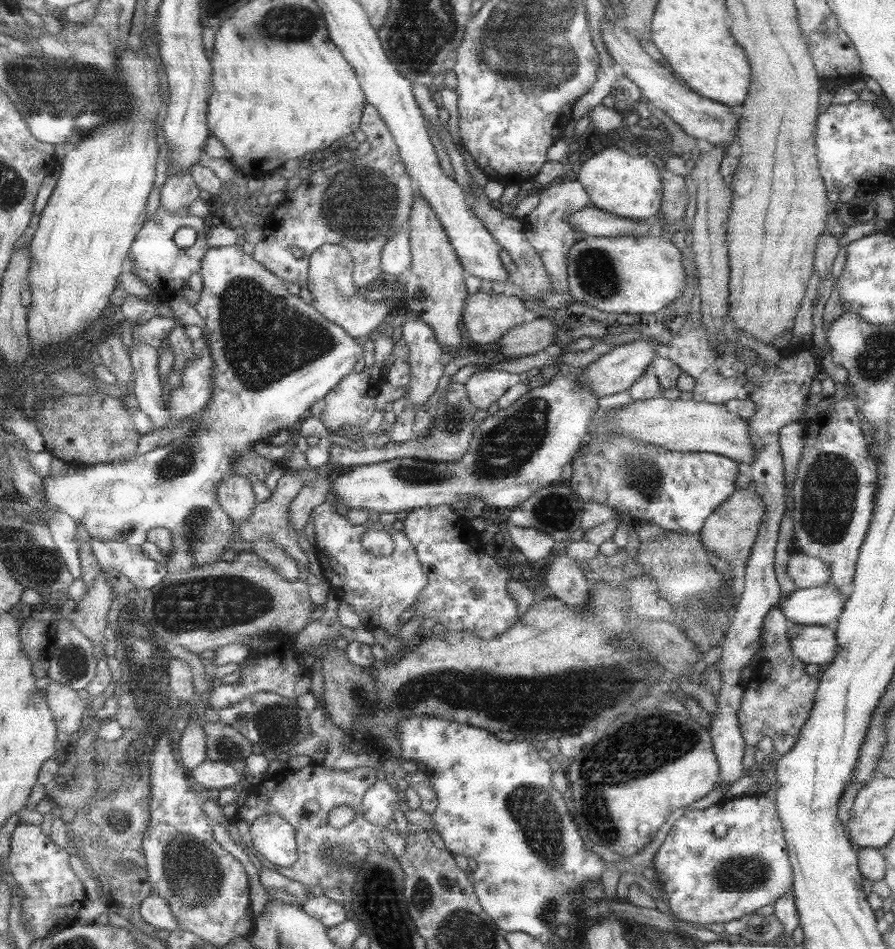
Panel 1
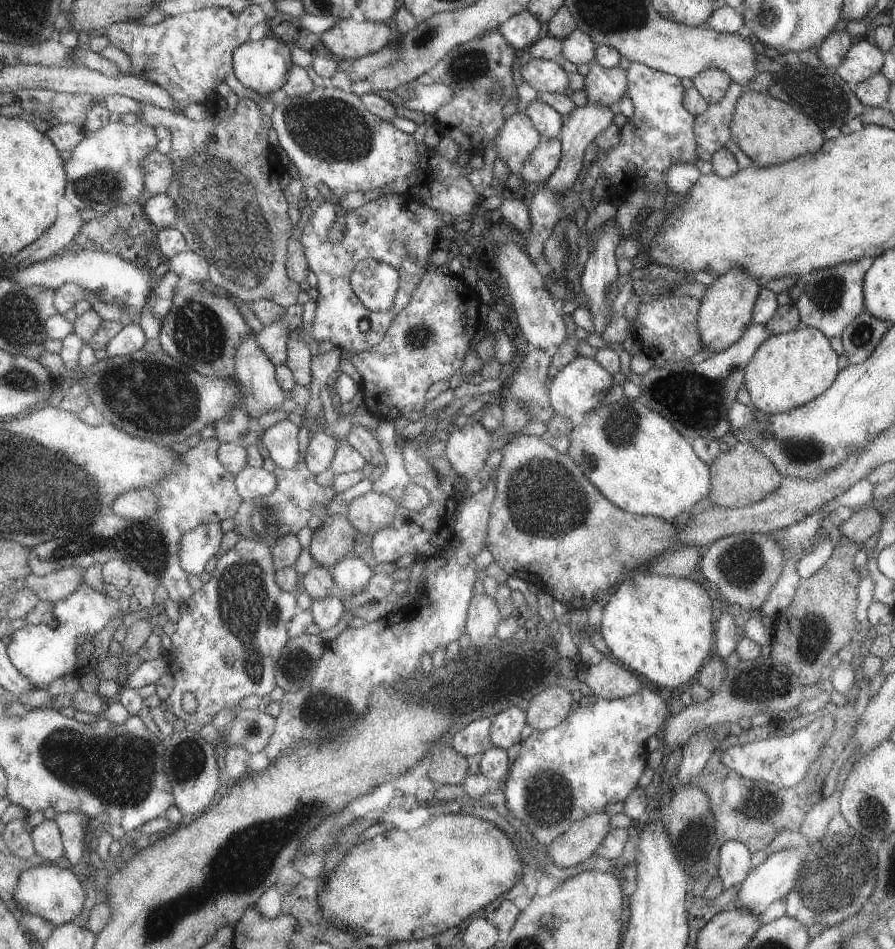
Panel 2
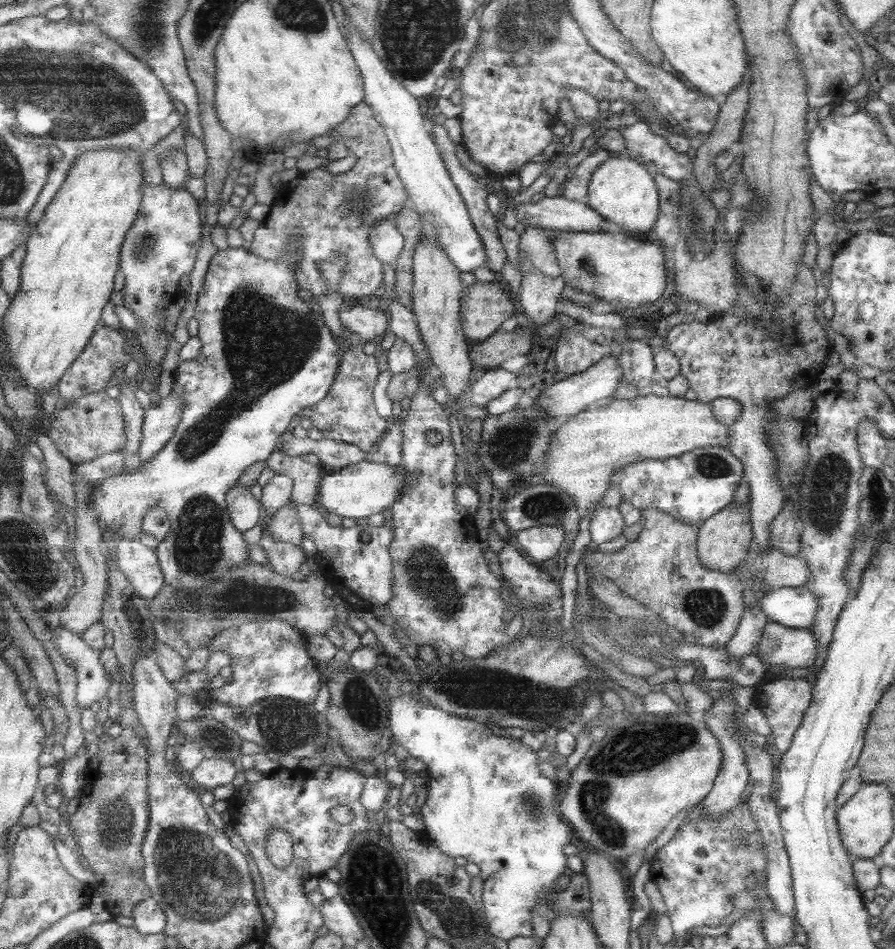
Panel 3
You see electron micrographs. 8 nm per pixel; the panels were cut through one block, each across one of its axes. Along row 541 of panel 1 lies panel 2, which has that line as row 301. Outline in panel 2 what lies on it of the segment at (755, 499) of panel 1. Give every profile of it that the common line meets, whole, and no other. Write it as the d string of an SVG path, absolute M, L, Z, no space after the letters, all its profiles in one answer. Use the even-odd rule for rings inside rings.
M739 268L727 270L723 276L715 278L706 286L696 313L696 326L699 332L701 350L711 355L721 353L736 342L752 324L752 311L761 288L755 278L749 278Z

